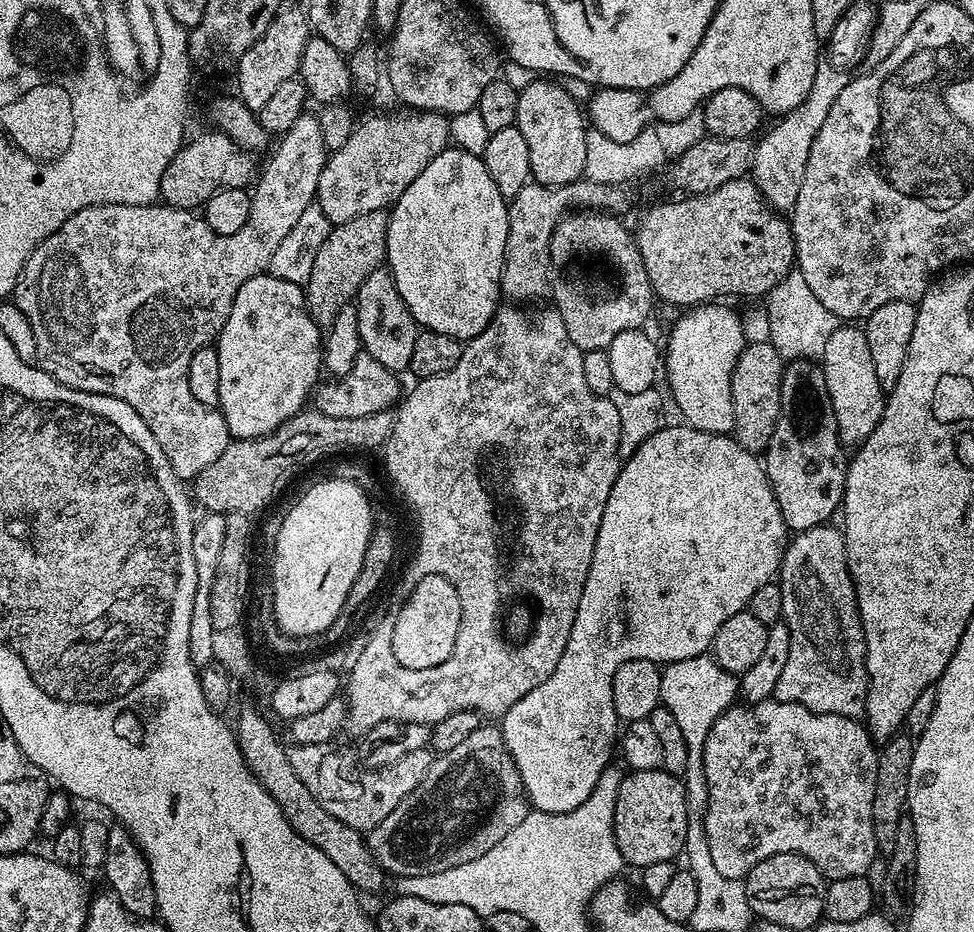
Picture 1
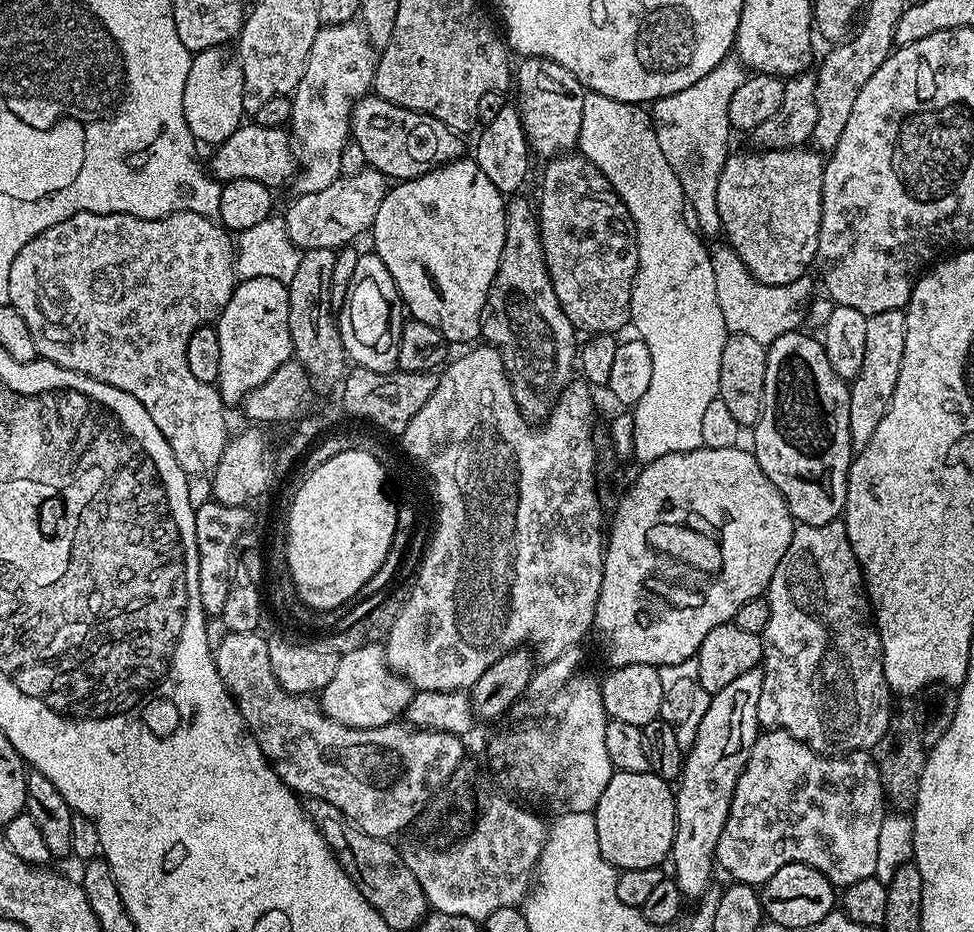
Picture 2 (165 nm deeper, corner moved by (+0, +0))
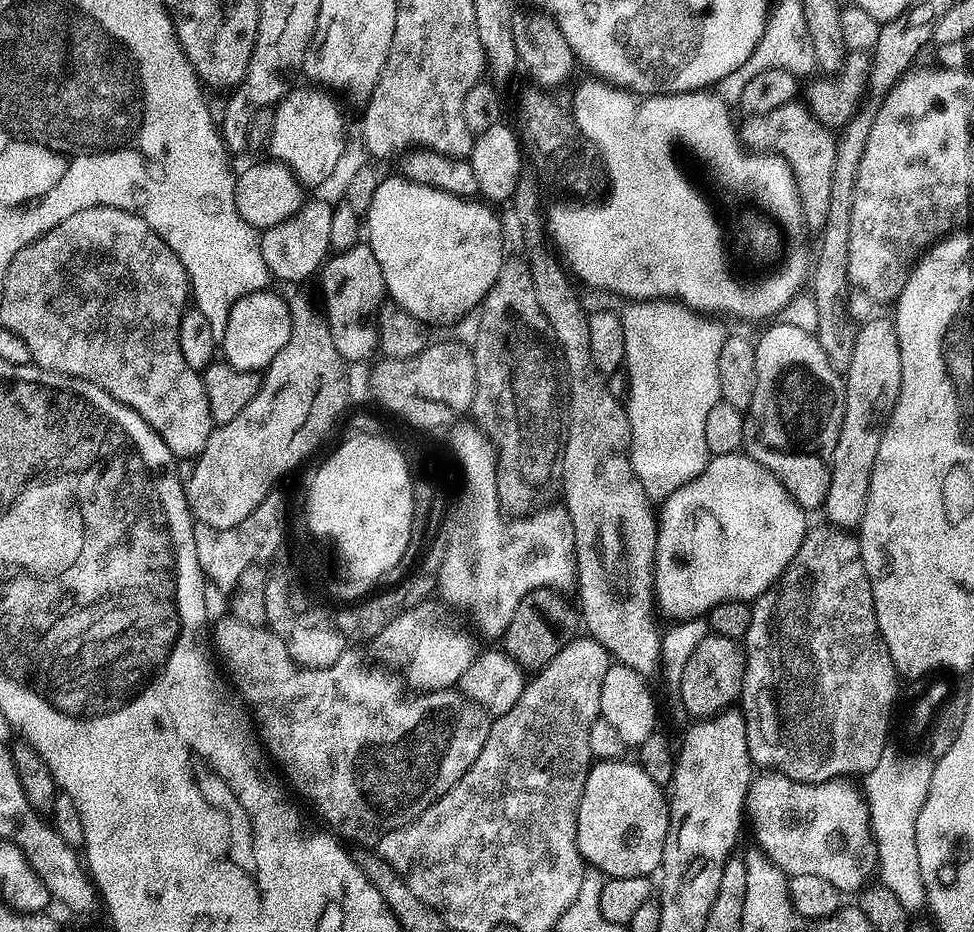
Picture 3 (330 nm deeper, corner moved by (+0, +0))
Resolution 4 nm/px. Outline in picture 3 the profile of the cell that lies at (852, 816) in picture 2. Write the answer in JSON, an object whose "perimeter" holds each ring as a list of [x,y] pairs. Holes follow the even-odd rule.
{"perimeter":[[[761,771],[748,787],[748,797],[744,799],[746,824],[752,827],[755,847],[789,877],[814,874],[818,878],[826,878],[826,882],[831,882],[841,894],[859,893],[877,871],[876,843],[872,837],[868,801],[864,799],[863,791],[852,784],[855,783],[848,778],[827,780],[821,784],[803,784],[782,772]]]}

